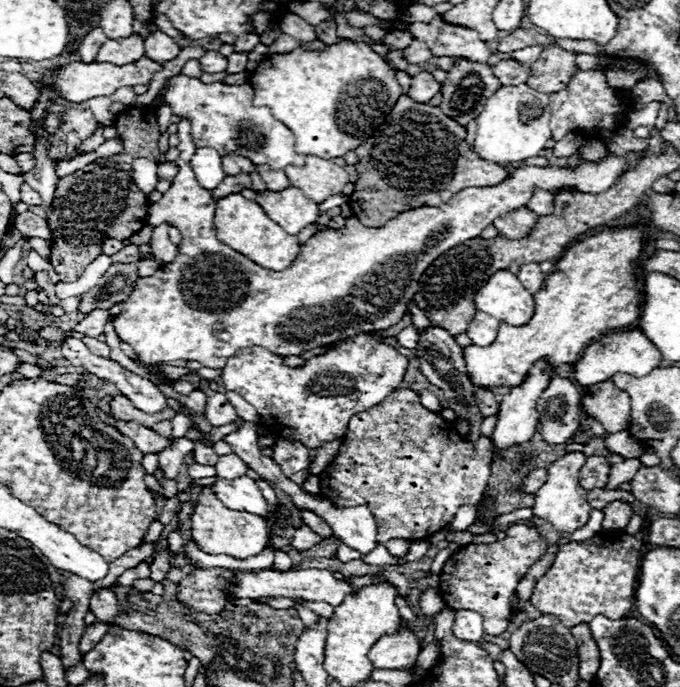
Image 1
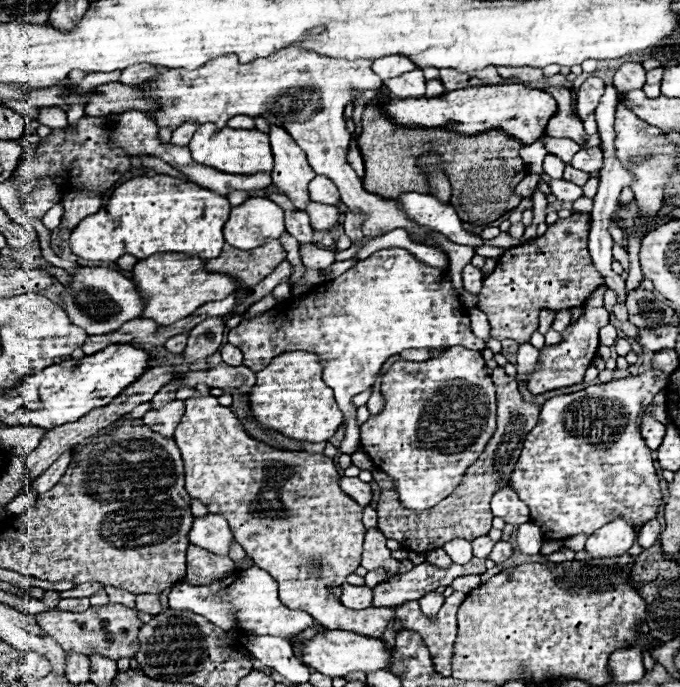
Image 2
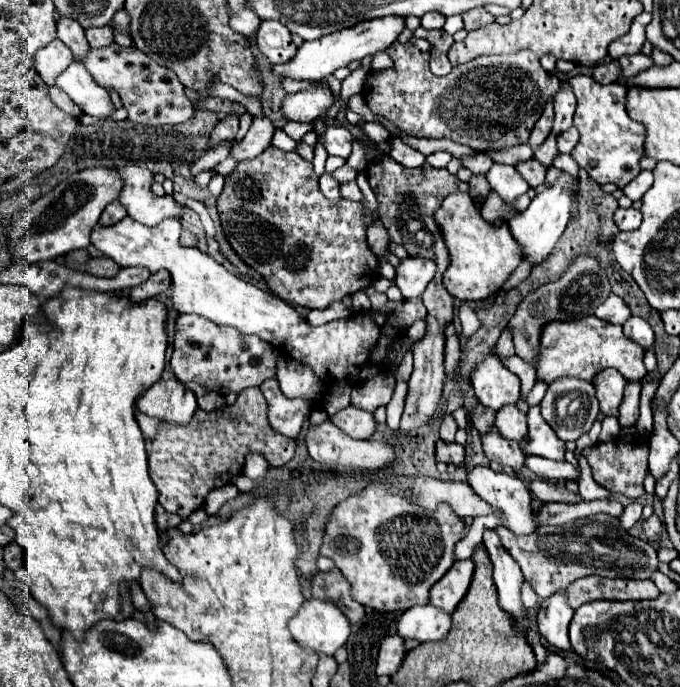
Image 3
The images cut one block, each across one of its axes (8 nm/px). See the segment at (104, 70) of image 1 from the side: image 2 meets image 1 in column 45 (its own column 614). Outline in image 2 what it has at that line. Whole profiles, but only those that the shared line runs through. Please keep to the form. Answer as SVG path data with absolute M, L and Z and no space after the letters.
M638 62L622 64L614 74L614 86L618 92L640 90L646 84L646 70Z

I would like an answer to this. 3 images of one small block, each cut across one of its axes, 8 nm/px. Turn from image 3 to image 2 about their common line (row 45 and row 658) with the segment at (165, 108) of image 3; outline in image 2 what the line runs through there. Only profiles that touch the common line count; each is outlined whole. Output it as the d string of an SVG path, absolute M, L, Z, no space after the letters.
M108 604L108 606L90 606L86 612L62 612L62 610L46 610L34 616L38 626L46 632L46 636L54 638L66 652L82 652L90 656L92 652L100 652L108 658L122 658L122 656L134 656L138 652L138 628L142 622L136 616L136 610L124 608L120 604Z

